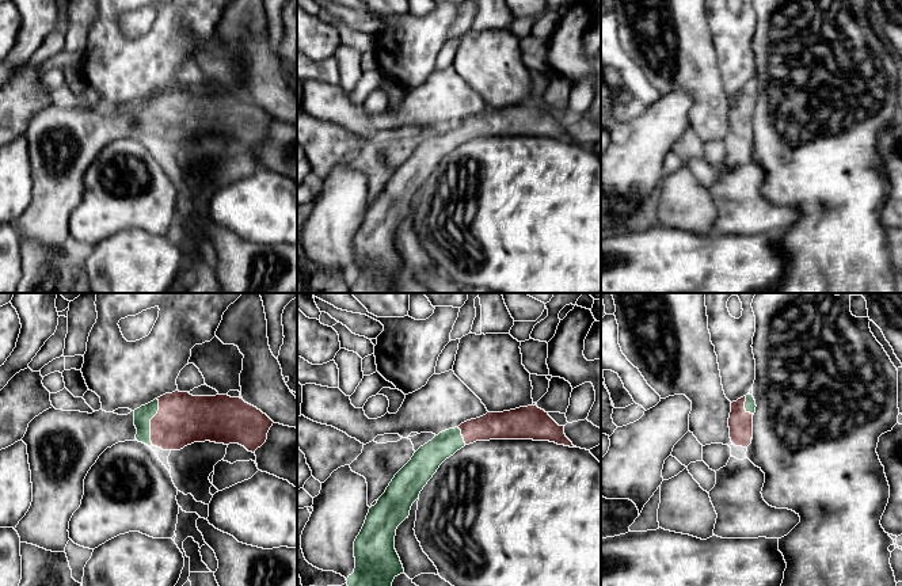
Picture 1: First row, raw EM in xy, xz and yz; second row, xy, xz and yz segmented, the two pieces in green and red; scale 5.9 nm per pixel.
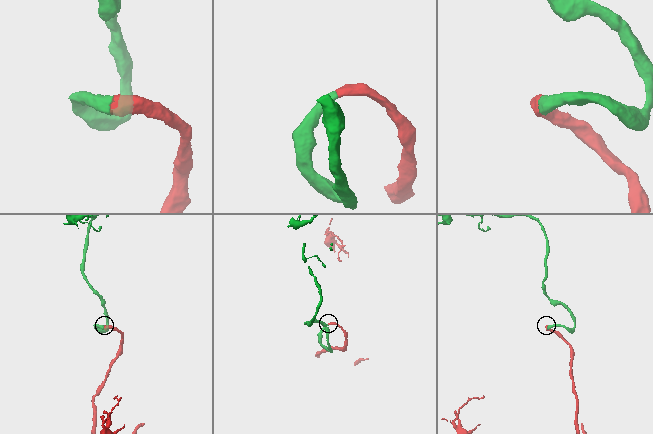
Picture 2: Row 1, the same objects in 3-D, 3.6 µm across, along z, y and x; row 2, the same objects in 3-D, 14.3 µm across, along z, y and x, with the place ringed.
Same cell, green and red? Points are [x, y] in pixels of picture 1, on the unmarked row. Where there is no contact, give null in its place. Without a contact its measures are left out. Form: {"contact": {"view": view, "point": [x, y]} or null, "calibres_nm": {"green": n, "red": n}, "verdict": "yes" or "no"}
{"contact": {"view": "xy", "point": [149, 118]}, "calibres_nm": {"green": 110, "red": 300}, "verdict": "yes"}

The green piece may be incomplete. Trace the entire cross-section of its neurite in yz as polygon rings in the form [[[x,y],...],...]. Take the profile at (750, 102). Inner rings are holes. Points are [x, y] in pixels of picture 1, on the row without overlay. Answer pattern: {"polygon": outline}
{"polygon": [[[750,90],[731,99],[728,123],[735,142],[747,144],[751,140],[756,103],[756,96]]]}

